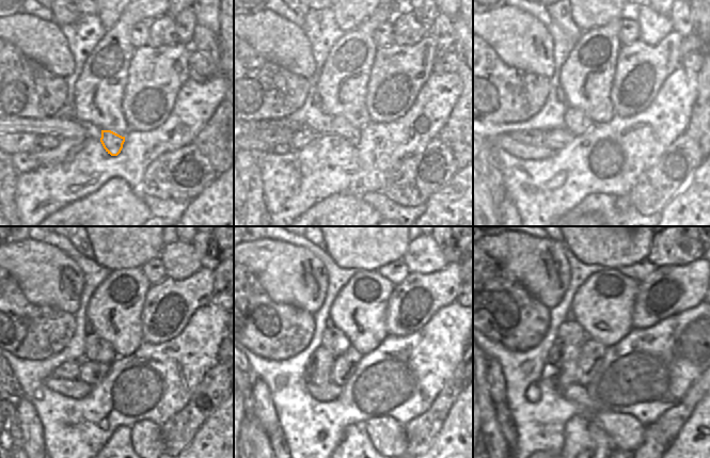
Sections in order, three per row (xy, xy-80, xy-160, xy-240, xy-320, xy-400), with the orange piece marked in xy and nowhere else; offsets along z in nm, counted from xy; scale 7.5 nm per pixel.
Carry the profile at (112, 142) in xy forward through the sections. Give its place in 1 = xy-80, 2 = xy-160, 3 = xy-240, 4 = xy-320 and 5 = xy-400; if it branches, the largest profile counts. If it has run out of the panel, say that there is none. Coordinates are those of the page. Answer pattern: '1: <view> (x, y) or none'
1: xy-80 (341, 127)
2: xy-160 (577, 122)
3: xy-240 (96, 349)
4: xy-320 (333, 340)
5: xy-400 (571, 331)

